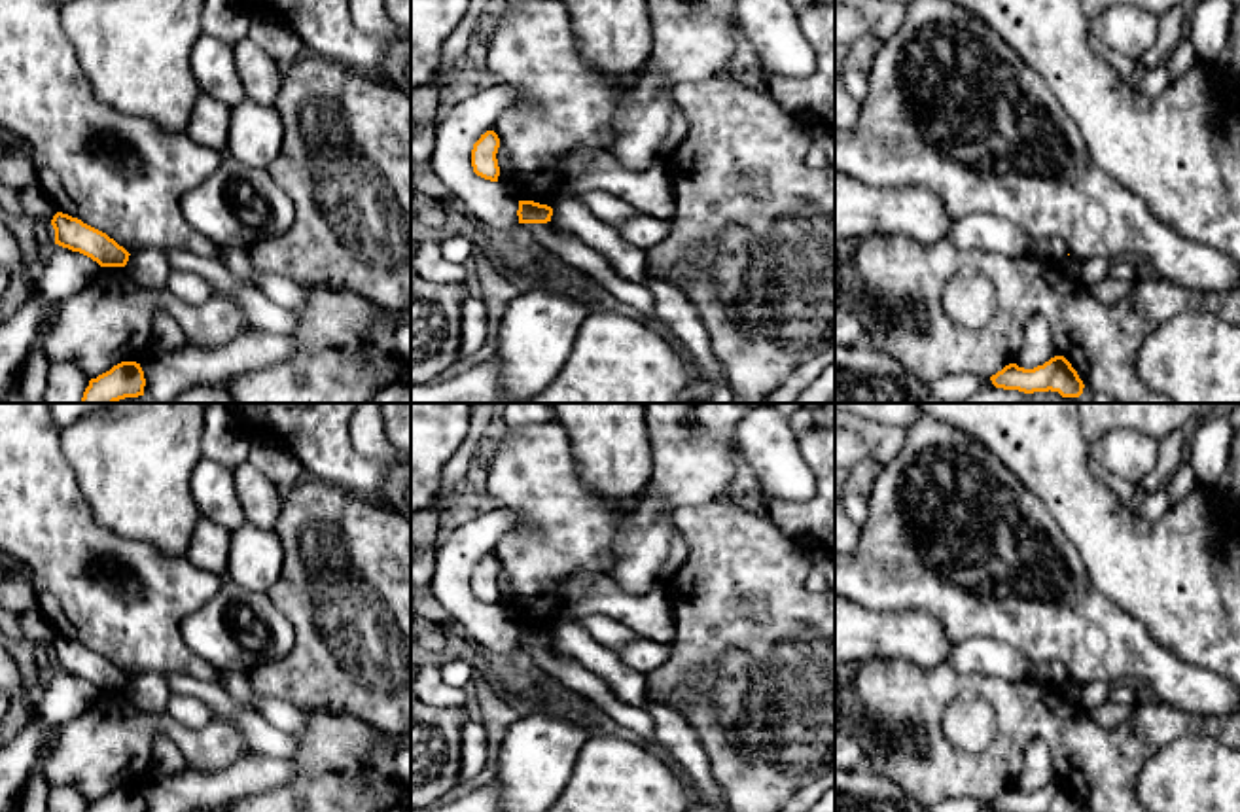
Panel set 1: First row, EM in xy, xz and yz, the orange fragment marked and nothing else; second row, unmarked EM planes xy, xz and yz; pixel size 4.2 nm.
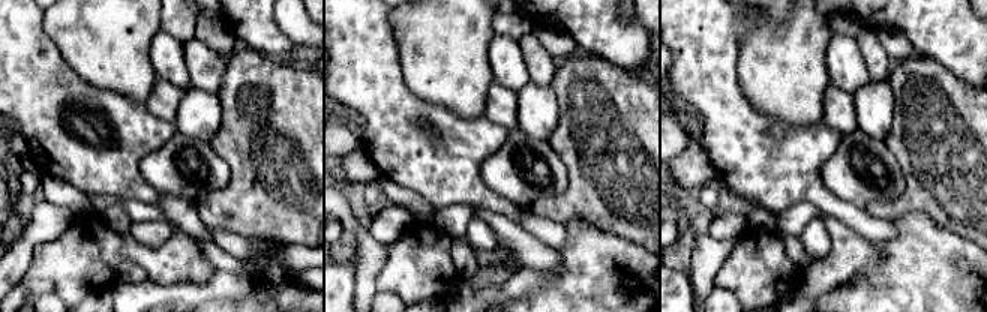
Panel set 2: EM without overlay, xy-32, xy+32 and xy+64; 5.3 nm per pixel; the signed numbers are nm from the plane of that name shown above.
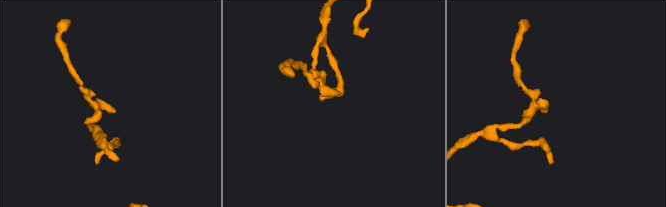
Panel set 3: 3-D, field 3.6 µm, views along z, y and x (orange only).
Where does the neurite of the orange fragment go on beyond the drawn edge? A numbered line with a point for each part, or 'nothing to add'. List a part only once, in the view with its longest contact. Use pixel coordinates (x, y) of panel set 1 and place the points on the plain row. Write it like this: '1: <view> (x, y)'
nothing to add

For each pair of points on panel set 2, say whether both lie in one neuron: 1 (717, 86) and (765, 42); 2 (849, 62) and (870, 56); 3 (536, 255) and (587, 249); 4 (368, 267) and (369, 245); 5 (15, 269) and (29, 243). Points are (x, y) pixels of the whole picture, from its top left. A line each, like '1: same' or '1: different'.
1: different
2: different
3: different
4: same
5: same

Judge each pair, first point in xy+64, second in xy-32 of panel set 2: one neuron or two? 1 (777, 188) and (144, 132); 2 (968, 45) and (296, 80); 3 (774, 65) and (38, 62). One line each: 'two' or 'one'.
1: one
2: two
3: two

